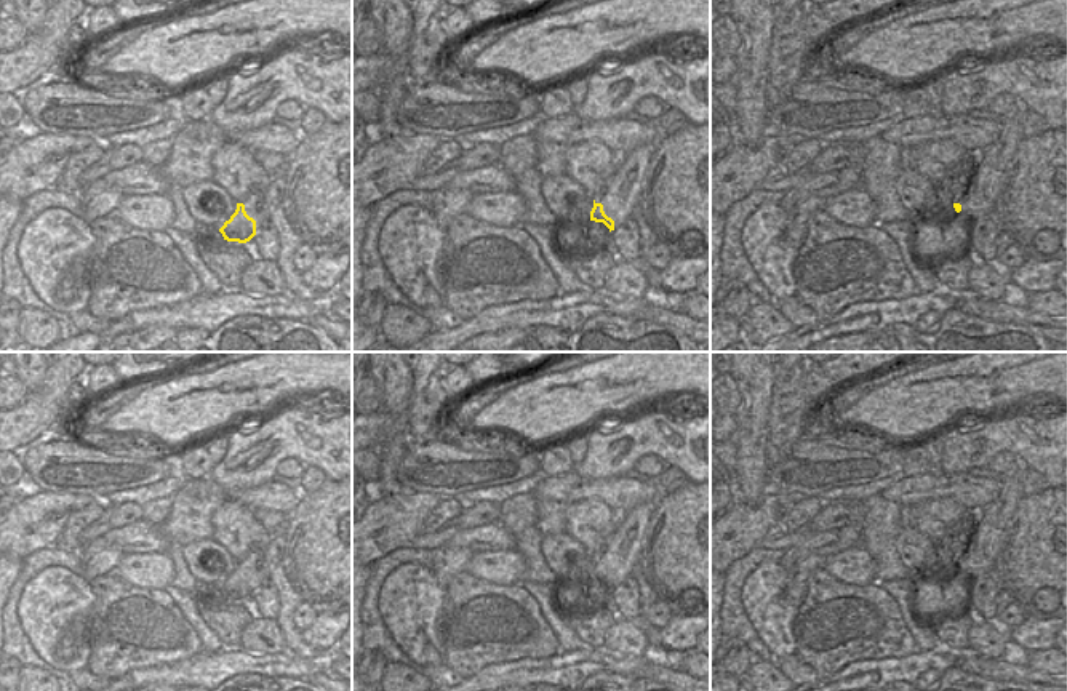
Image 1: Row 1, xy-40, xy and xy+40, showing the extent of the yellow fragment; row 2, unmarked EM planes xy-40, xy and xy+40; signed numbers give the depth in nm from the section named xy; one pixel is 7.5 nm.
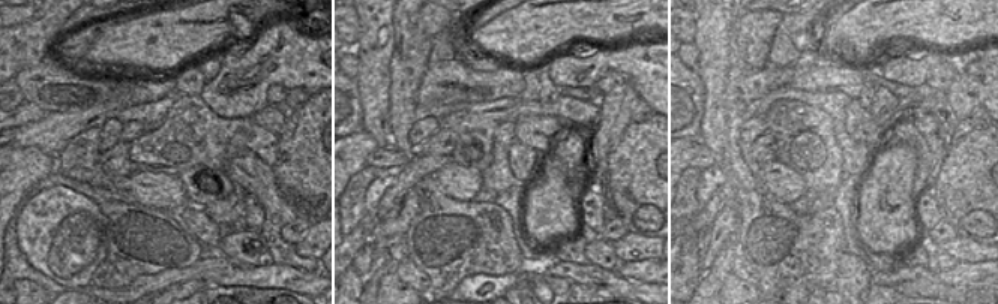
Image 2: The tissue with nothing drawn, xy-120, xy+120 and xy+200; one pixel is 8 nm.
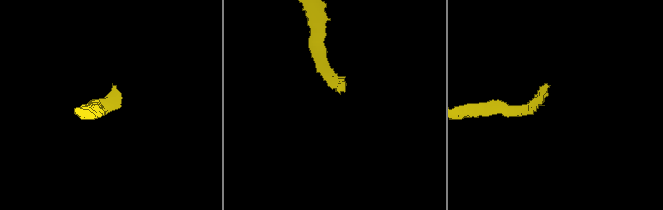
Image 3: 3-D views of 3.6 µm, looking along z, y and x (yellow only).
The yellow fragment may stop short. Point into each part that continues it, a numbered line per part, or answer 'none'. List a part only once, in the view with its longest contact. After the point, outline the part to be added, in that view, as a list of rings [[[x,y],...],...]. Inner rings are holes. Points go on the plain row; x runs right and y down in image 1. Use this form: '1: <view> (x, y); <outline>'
1: xy (619, 557); [[[648,480],[648,501],[619,515],[614,534],[606,541],[595,561],[614,579],[614,587],[638,571],[638,557],[648,521],[661,499],[657,481]]]

